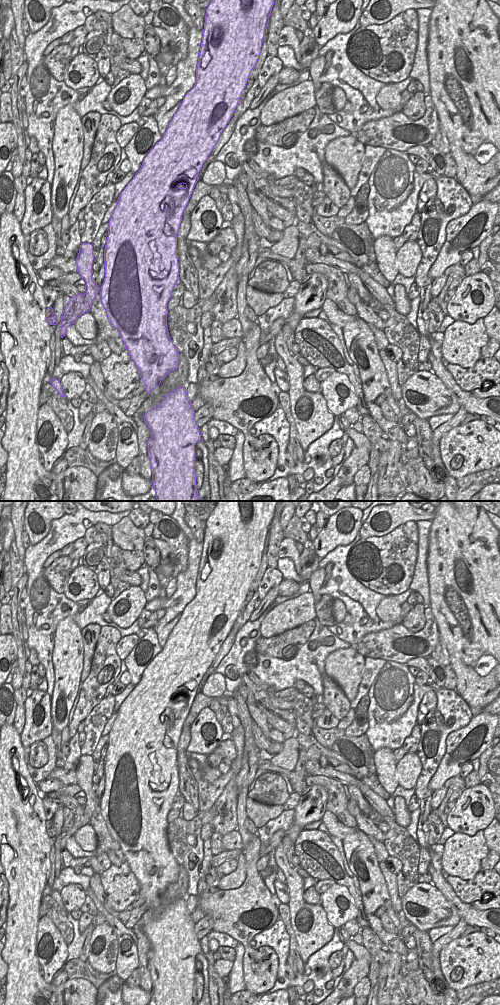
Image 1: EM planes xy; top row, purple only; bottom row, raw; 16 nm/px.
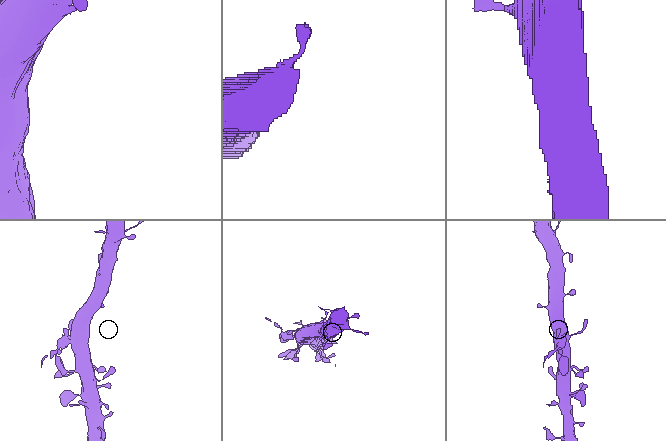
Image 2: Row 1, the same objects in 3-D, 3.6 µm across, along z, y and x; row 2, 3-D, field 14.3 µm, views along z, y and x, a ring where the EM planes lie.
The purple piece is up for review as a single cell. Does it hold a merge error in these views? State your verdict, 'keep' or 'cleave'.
cleave

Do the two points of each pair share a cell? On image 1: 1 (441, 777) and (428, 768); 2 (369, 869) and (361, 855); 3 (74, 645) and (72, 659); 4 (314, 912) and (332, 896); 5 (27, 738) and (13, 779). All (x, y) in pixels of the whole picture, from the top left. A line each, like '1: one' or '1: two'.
1: two
2: one
3: one
4: two
5: two

